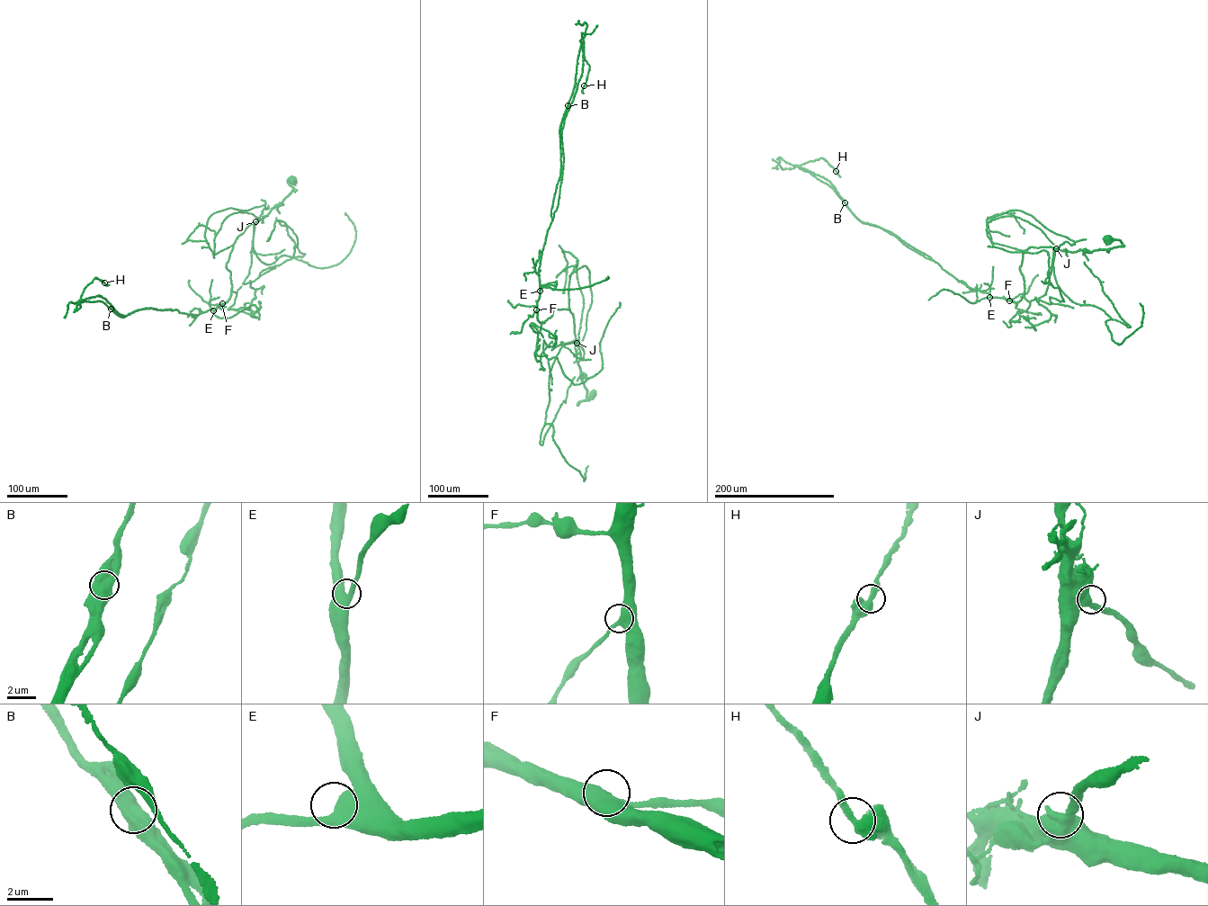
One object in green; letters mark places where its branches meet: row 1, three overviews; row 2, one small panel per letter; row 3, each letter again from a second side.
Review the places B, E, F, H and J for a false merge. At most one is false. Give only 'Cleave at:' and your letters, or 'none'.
Cleave at: B

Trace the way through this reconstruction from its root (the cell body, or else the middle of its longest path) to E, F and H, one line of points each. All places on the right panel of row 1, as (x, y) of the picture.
E: (1107, 238), (1119, 239), (1122, 246), (1072, 252), (1030, 246), (1019, 268), (1024, 282), (1022, 299), (989, 297)
F: (1107, 238), (1119, 239), (1122, 246), (1072, 252), (1030, 246), (1019, 268), (1023, 297), (1009, 300)
H: (1107, 238), (1122, 246), (1030, 246), (1022, 299), (991, 297), (794, 165), (822, 158), (836, 171)

